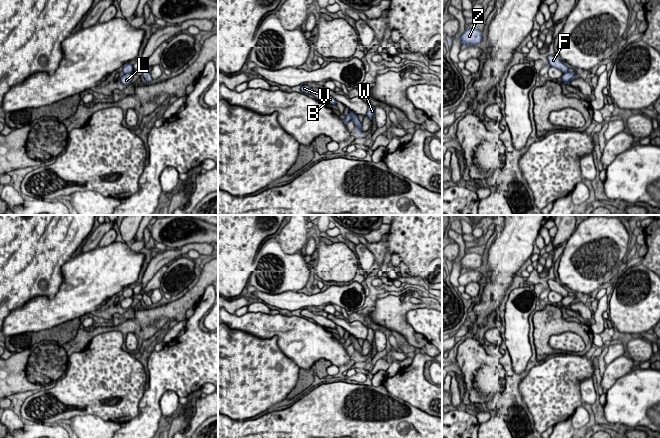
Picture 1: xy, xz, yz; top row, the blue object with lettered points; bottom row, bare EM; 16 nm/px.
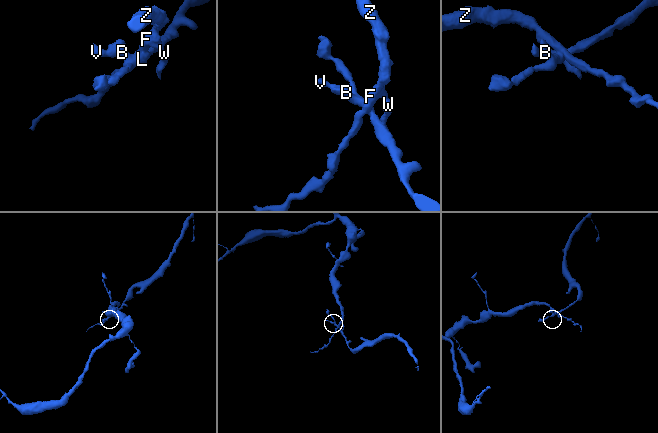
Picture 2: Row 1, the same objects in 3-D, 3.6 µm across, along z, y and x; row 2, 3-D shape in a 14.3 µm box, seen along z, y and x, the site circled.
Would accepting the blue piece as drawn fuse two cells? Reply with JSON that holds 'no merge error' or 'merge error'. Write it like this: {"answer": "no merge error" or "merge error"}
{"answer": "merge error"}

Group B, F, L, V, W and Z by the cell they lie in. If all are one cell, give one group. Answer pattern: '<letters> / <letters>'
B L V / F W Z

